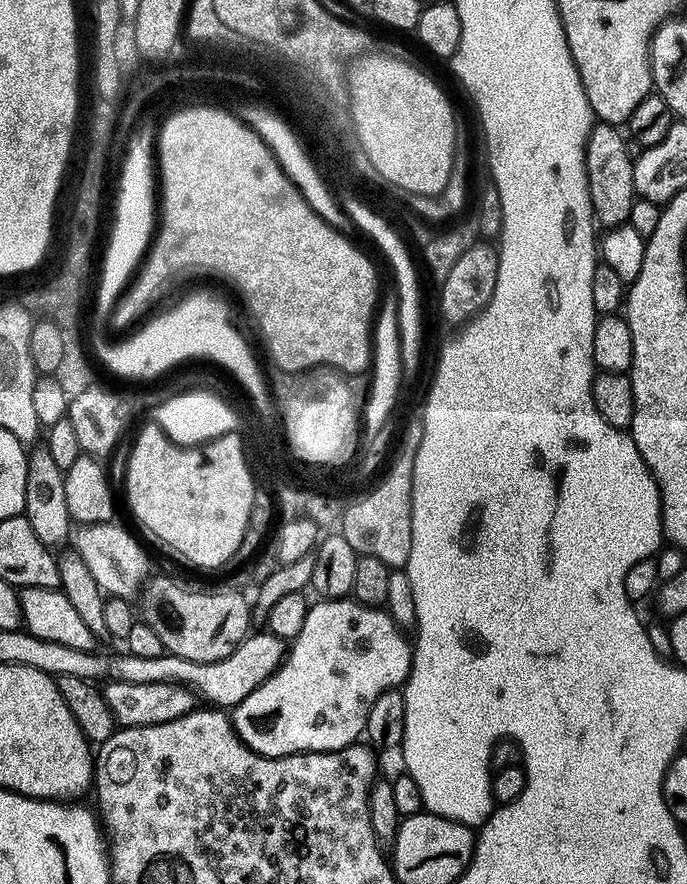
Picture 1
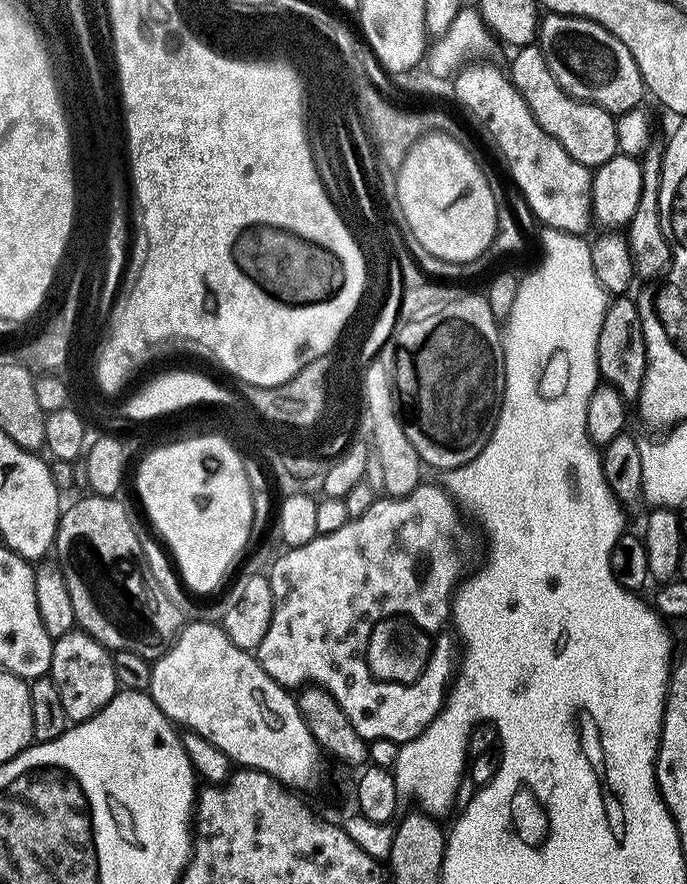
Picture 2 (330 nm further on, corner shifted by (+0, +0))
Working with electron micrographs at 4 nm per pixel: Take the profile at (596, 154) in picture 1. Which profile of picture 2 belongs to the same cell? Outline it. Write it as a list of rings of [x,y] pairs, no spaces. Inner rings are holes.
[[[535,43],[525,48],[515,49],[512,65],[507,65],[506,72],[512,85],[520,91],[530,114],[580,164],[586,165],[589,170],[595,170],[601,164],[610,162],[610,158],[618,155],[616,145],[617,117],[599,108],[597,104],[588,104],[584,100],[575,100],[567,92],[562,91],[554,74],[550,74],[550,66],[546,66],[546,58],[541,54]]]

